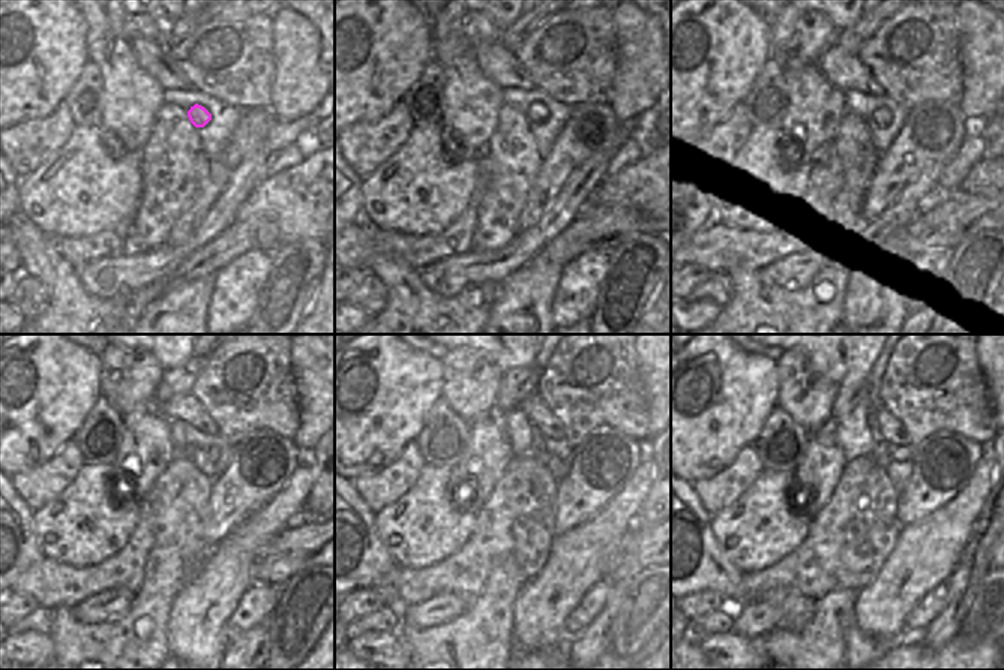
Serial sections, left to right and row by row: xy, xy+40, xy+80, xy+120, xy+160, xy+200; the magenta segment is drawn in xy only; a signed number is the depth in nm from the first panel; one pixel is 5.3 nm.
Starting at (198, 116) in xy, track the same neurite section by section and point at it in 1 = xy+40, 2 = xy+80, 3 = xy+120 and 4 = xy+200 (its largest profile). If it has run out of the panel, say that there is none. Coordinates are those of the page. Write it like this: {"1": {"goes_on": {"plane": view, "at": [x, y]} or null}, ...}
{"1": {"goes_on": {"plane": "xy+40", "at": [536, 114]}}, "2": {"goes_on": {"plane": "xy+80", "at": [881, 116]}}, "3": {"goes_on": {"plane": "xy+120", "at": [212, 453]}}, "4": {"goes_on": {"plane": "xy+200", "at": [898, 474]}}}

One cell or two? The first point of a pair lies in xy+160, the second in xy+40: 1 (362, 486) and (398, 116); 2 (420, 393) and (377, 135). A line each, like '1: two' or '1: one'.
1: one
2: two

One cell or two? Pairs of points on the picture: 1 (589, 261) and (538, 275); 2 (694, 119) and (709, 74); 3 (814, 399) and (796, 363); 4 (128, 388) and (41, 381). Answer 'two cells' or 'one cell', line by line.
1: two cells
2: one cell
3: one cell
4: two cells

